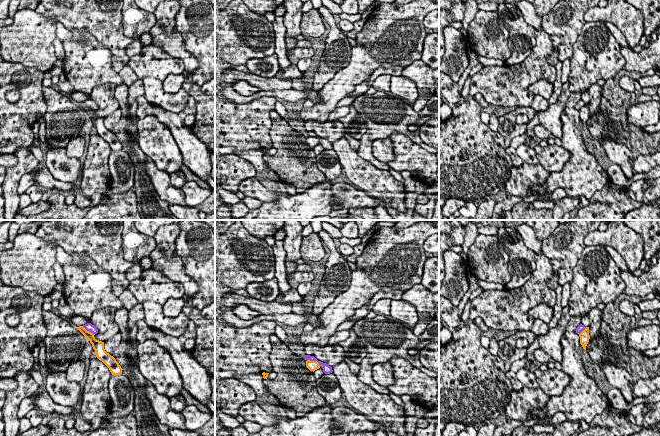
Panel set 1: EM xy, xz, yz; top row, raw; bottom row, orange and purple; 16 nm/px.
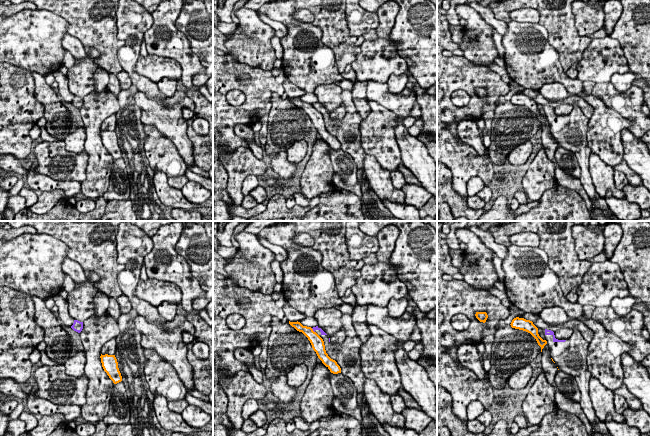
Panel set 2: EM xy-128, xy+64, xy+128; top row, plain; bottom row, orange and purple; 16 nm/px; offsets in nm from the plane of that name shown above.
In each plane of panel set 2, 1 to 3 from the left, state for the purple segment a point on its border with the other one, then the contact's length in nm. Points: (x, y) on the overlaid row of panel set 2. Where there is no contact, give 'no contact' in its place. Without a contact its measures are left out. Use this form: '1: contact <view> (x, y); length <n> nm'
1: no contact
2: contact xy+64 (312, 330); length 100 nm
3: no contact

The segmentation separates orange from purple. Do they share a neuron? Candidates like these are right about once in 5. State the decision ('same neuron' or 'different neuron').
different neuron

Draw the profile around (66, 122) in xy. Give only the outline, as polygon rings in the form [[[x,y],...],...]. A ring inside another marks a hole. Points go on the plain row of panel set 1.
[[[43,86],[42,88],[47,110],[44,115],[46,123],[46,149],[50,146],[52,148],[66,148],[67,144],[72,138],[80,136],[82,126],[86,119],[86,113],[69,97],[61,94],[59,91],[50,86]]]

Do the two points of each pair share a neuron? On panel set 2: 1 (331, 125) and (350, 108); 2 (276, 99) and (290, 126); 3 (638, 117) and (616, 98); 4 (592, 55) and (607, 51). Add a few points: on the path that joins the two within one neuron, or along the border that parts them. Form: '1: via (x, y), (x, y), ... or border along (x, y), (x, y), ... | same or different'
1: via (337, 125), (340, 125), (350, 114) | same
2: via (280, 106), (285, 119) | same
3: via (633, 112), (621, 102) | same
4: via (596, 55), (603, 55) | same

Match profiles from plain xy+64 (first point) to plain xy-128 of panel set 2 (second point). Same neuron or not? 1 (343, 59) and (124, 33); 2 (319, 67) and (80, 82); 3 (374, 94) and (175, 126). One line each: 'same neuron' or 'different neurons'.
1: different neurons
2: same neuron
3: different neurons

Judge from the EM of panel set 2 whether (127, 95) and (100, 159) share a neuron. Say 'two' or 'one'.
two

